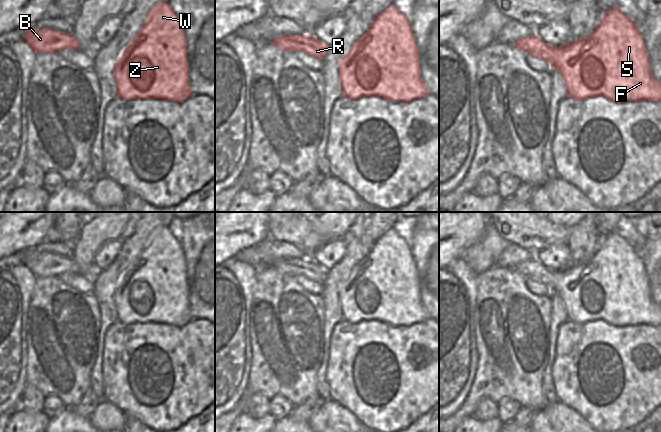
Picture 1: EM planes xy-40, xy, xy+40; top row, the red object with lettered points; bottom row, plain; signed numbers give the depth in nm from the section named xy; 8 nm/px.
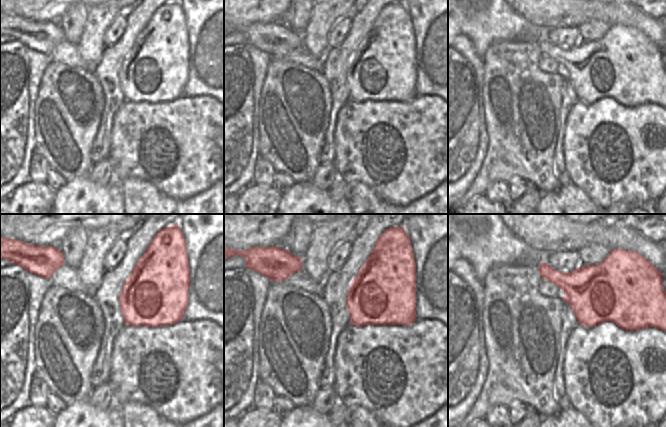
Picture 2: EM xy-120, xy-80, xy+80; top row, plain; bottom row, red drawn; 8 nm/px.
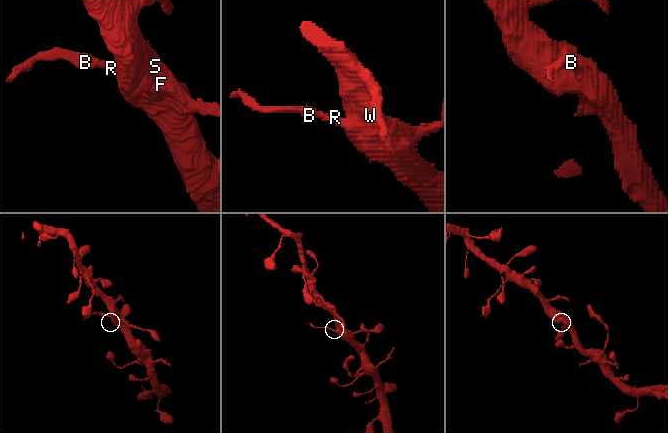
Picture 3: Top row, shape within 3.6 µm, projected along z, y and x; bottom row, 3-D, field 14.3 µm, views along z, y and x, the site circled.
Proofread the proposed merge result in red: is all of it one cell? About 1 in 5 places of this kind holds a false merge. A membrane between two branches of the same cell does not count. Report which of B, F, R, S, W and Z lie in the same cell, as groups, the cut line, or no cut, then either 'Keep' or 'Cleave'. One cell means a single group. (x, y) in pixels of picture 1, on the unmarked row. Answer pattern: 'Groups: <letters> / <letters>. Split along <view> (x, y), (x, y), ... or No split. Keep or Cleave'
Groups: B F R S W Z. No split. Keep

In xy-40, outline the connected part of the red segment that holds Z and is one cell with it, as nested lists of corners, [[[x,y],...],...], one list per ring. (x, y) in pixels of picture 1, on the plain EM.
[[[158,227],[151,232],[145,248],[117,284],[113,300],[117,321],[126,325],[162,323],[182,327],[193,319],[189,310],[185,254],[169,227]]]

